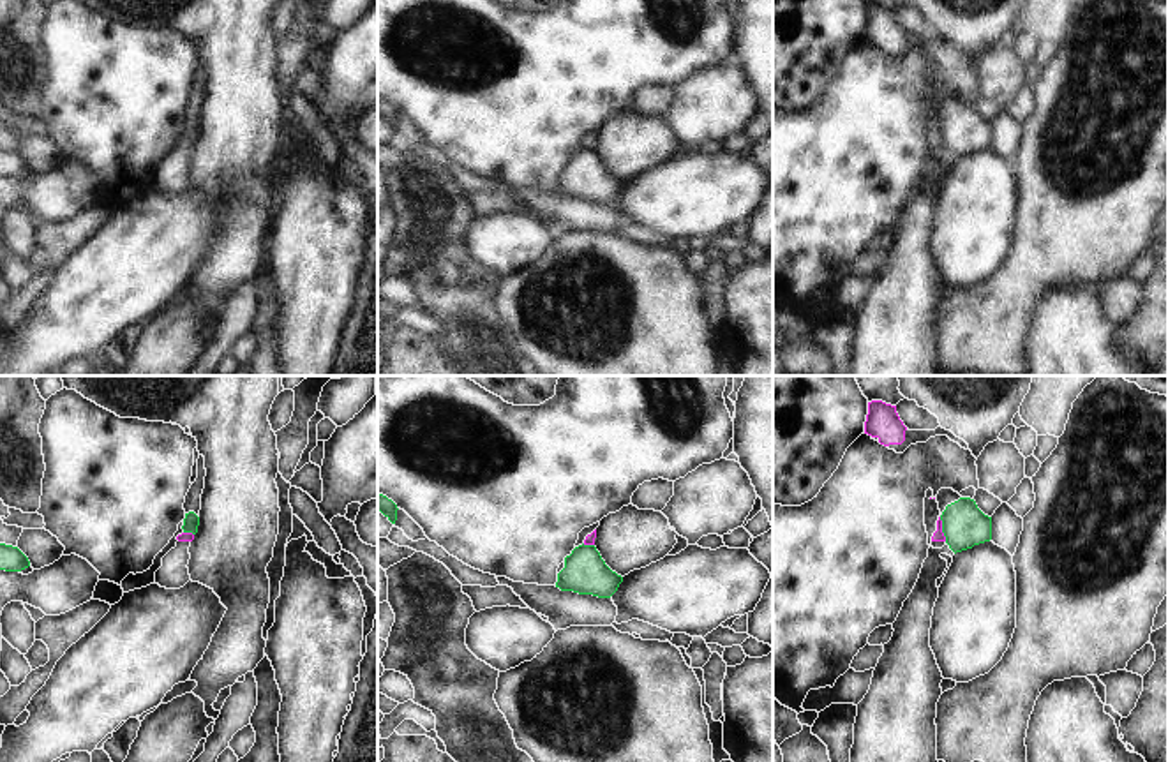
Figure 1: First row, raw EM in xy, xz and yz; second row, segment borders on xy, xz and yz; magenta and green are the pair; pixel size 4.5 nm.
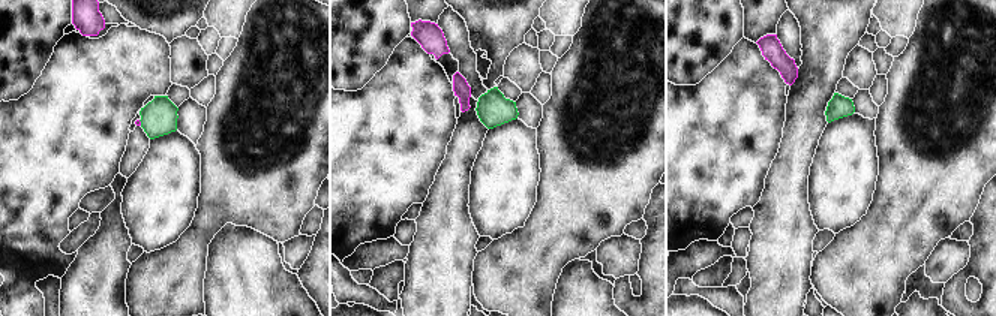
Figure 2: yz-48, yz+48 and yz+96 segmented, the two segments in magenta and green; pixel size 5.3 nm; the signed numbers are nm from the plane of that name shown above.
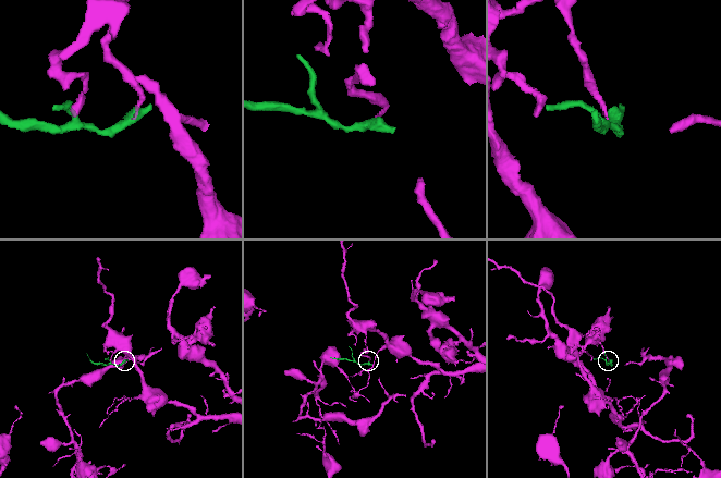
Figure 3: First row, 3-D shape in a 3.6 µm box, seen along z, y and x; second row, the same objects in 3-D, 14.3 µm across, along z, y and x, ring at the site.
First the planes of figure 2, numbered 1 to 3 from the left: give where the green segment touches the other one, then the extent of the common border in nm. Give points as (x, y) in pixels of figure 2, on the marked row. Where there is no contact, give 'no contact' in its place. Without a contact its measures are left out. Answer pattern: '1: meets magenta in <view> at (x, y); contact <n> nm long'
1: meets magenta in yz-48 at (140, 123); contact 40 nm long
2: no contact
3: no contact

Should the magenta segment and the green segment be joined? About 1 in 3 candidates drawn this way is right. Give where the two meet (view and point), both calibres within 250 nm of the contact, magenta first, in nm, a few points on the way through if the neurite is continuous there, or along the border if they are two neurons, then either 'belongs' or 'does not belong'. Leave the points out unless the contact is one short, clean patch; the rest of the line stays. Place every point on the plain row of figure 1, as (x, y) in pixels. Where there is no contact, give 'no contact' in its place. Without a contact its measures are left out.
meets magenta in yz at (941, 134); 50 nm thick on the magenta side, 200 nm on the other; border along yz (939, 122), (946, 145); does not belong

